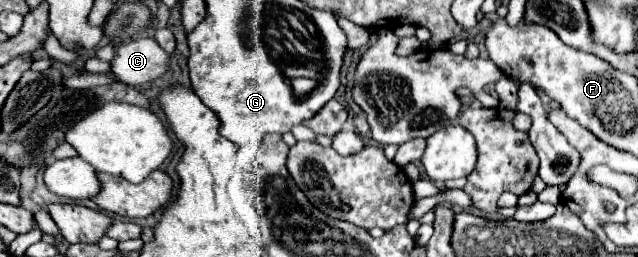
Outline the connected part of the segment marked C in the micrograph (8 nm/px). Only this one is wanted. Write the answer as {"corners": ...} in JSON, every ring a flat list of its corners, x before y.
{"corners":[[154,38,126,40,116,48,116,56,110,62,110,72,116,80,128,86,140,86,164,74,168,60,170,56,156,44]]}

